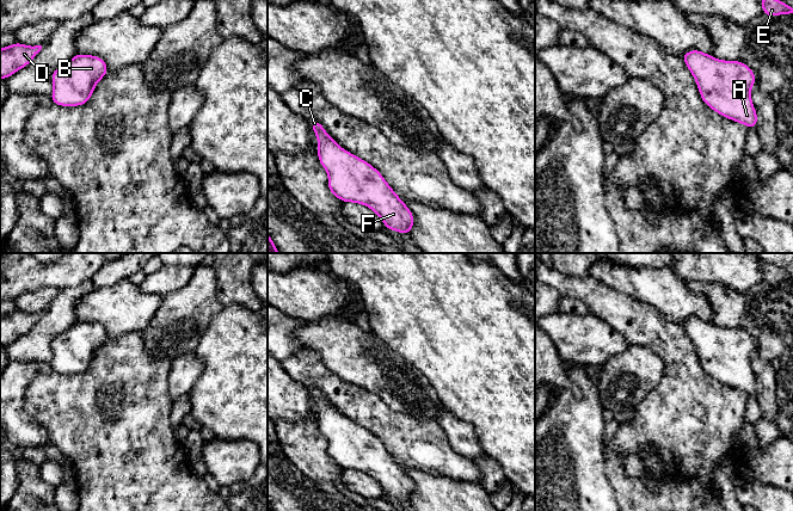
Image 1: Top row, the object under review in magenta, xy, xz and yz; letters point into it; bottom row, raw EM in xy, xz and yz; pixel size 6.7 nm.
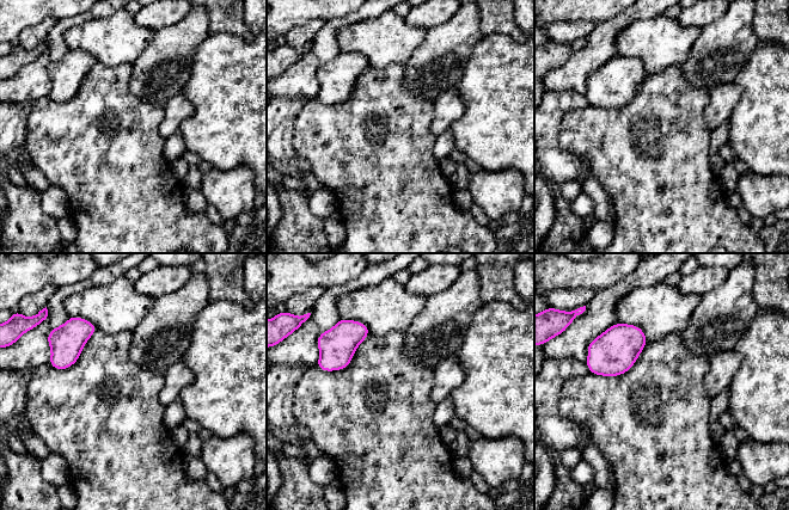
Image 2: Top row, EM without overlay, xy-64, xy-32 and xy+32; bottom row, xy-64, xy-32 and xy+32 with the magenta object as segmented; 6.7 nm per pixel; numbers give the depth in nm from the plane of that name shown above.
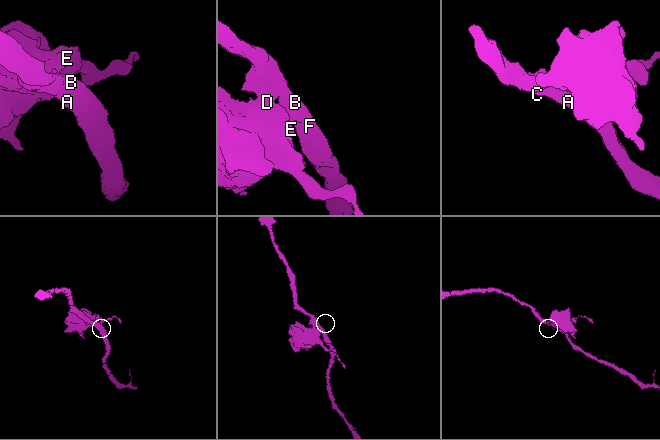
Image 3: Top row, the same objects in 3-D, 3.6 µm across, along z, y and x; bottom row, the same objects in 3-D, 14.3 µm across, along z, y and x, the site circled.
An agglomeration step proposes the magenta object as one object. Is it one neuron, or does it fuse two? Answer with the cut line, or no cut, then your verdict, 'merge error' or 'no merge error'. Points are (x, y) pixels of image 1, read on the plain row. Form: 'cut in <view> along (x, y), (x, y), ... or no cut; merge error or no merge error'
no cut; no merge error

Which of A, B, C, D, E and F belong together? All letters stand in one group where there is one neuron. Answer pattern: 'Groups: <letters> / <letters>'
Groups: A B C D E F

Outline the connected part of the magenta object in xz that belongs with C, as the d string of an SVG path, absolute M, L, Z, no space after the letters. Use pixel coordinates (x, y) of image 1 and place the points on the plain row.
M312 387L309 394L318 405L318 426L328 443L327 454L343 470L359 470L371 476L385 491L385 497L410 503L414 485L396 463L383 443L369 430L342 415Z

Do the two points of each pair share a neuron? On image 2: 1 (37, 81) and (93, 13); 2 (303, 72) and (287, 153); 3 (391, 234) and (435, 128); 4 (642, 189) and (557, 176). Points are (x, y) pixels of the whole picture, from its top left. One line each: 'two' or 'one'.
1: one
2: two
3: two
4: two

